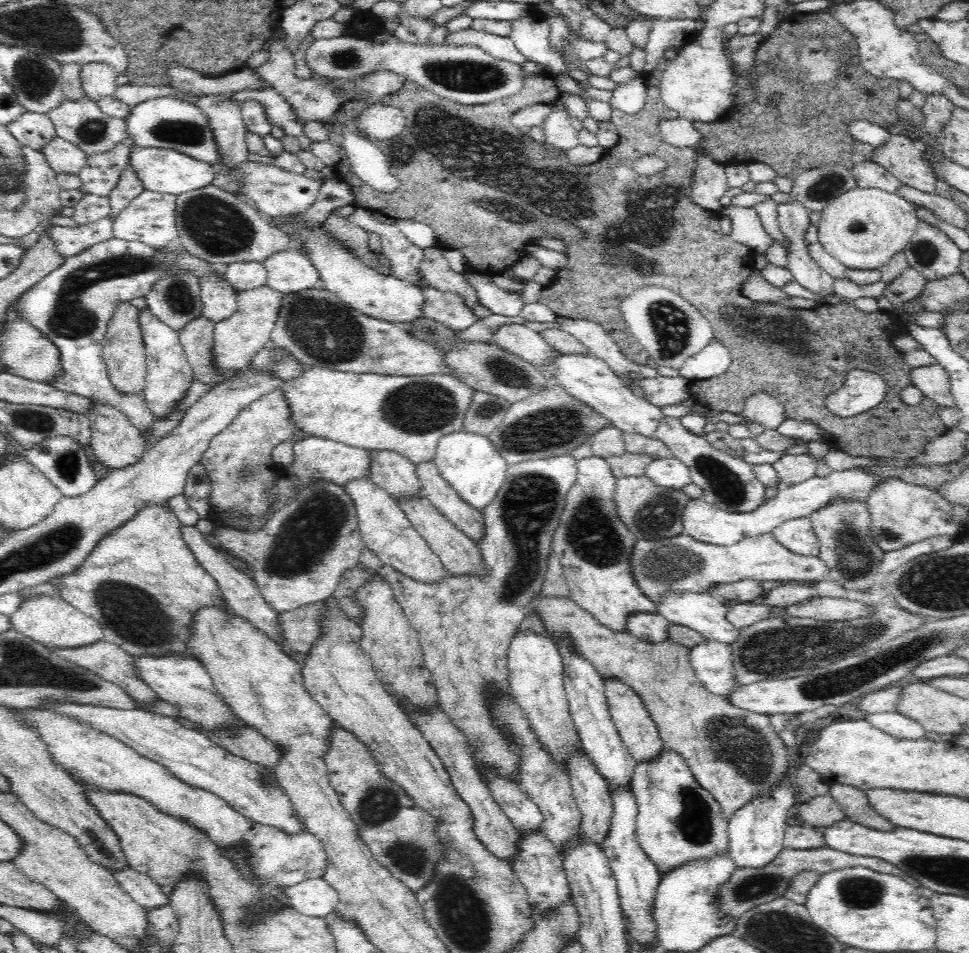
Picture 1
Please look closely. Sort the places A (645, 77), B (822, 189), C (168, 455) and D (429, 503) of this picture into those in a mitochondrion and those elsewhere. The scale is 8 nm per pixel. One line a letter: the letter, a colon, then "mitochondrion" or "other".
A: other
B: mitochondrion
C: other
D: other

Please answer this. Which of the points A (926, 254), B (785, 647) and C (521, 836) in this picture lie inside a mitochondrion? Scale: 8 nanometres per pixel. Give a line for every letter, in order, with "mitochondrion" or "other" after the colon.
A: mitochondrion
B: mitochondrion
C: other

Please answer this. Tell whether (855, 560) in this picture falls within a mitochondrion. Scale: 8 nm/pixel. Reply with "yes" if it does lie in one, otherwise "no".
yes

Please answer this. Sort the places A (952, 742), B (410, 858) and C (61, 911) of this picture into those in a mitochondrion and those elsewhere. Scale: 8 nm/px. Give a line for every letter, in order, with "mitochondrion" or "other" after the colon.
A: other
B: mitochondrion
C: other

